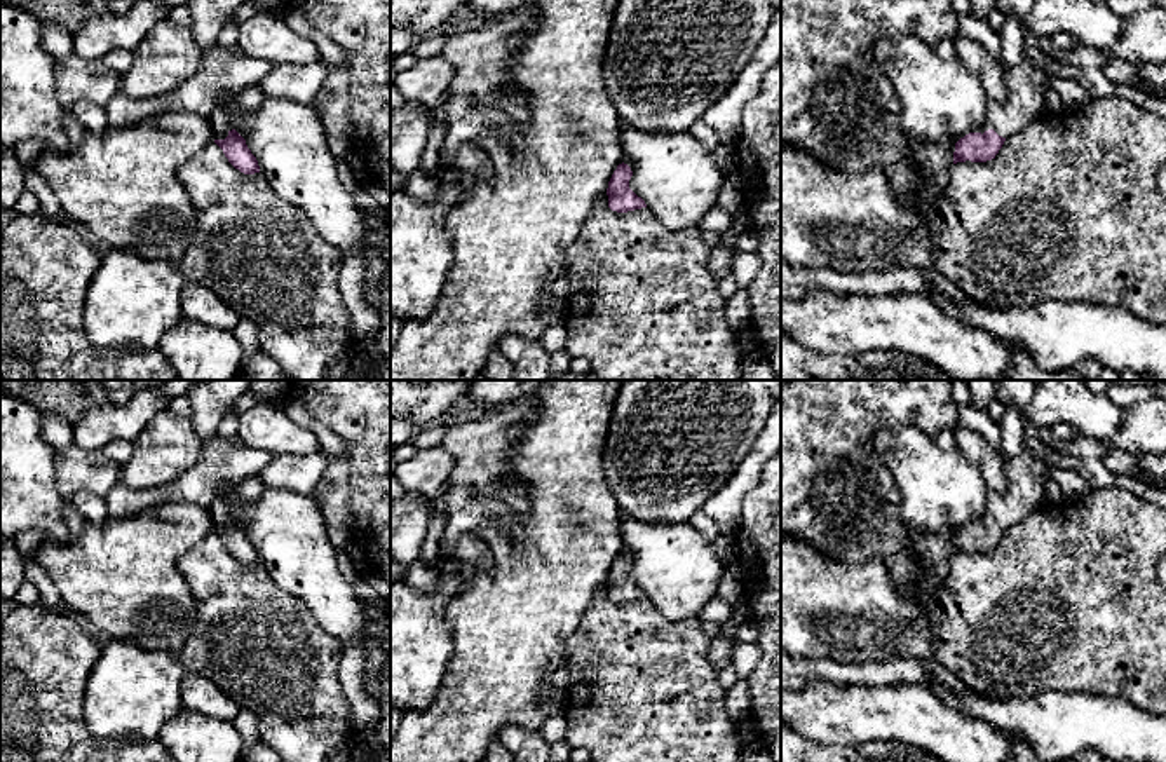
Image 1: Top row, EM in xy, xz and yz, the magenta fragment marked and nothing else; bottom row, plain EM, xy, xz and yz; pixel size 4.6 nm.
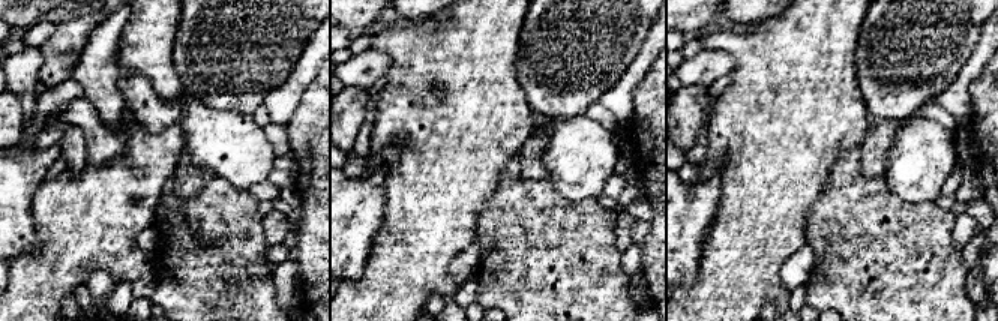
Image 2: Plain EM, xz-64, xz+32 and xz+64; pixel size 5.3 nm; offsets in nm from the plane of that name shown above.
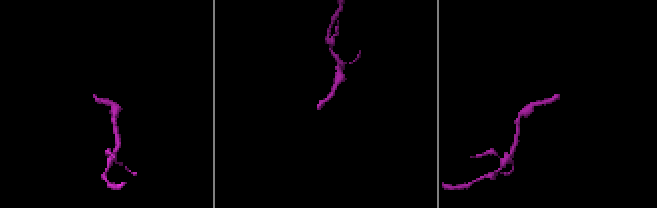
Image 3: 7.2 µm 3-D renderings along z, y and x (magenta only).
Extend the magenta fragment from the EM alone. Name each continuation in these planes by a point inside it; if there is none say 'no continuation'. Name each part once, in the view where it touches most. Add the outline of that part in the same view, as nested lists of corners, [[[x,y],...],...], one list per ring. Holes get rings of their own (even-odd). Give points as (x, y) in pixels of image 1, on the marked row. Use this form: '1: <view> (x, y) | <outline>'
1: yz (1025, 84) | [[[1021,59],[1004,75],[1006,99],[990,99],[980,133],[993,129],[999,136],[1007,138],[1025,129],[1044,112],[1046,91],[1053,77],[1032,61]]]

